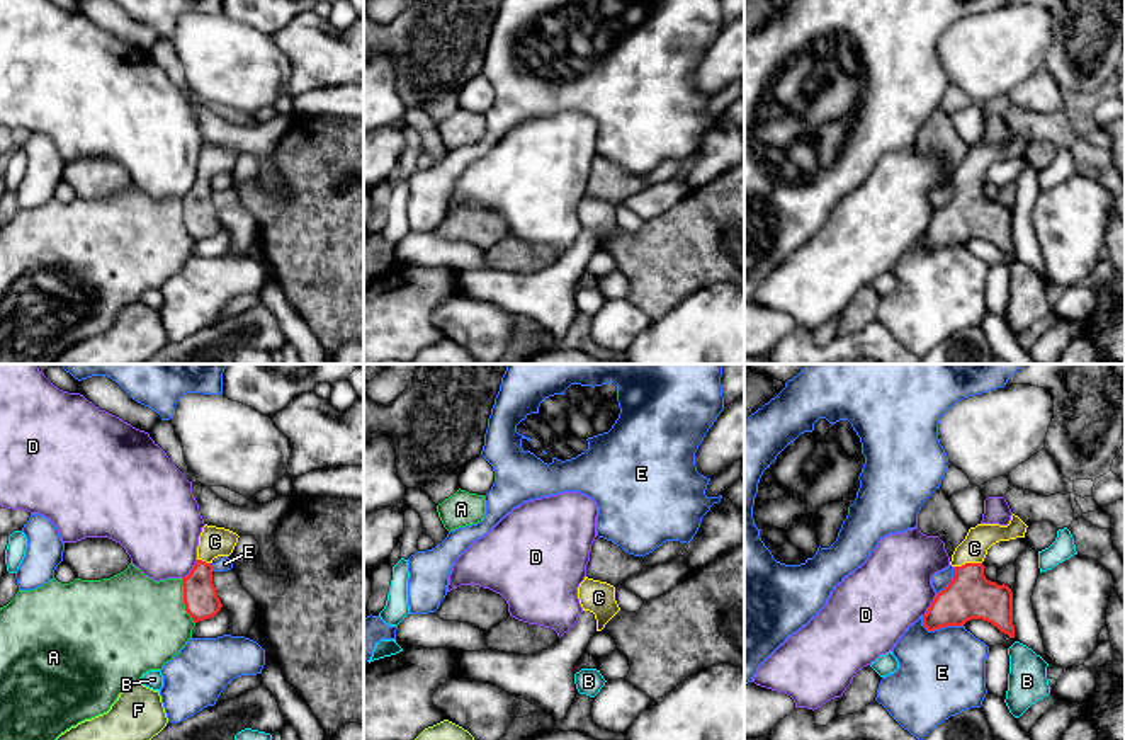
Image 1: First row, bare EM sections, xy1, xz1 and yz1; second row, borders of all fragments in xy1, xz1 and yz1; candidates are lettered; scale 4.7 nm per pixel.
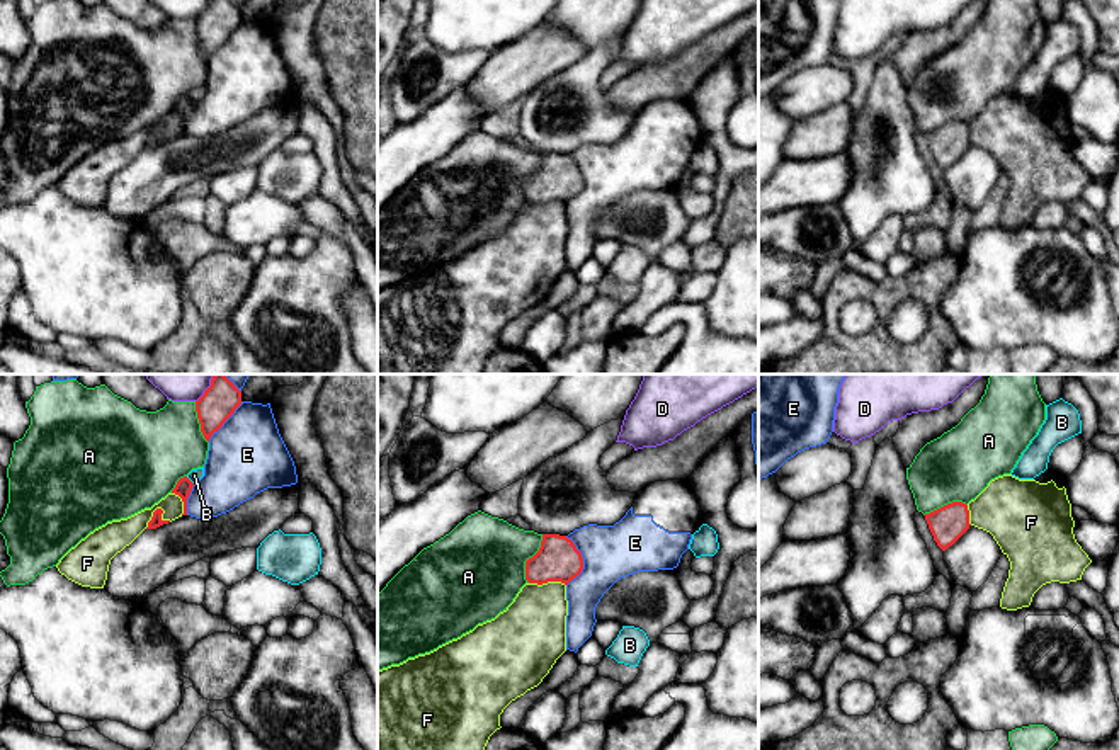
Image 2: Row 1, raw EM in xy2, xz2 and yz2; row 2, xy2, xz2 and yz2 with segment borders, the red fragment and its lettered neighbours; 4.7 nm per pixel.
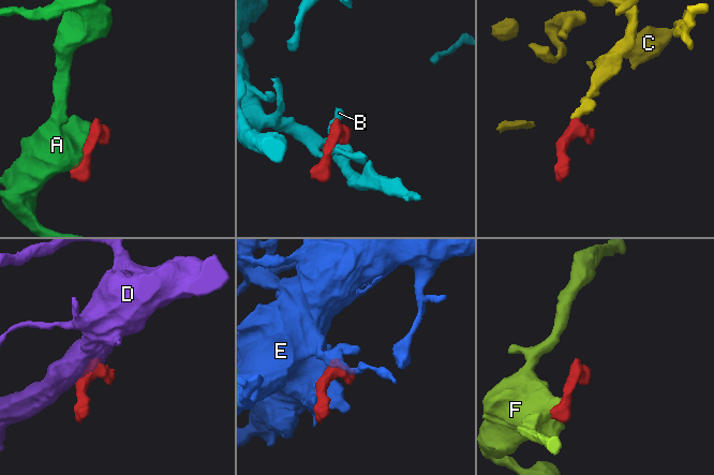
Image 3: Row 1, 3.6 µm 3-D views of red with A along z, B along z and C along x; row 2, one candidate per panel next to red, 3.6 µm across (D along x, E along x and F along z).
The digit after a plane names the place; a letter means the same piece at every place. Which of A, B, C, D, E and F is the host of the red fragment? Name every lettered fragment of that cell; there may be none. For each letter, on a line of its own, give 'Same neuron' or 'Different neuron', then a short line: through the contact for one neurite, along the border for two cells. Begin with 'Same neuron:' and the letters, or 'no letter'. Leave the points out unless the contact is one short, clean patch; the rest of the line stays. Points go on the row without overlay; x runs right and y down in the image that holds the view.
Same neuron: C
A: Different neuron
B: Different neuron
C: Same neuron. Line: yz1 (969, 215), (967, 182), (974, 167)
D: Different neuron
E: Different neuron
F: Different neuron. Line: xy2 (170, 140), (165, 140), (162, 130), (157, 128), (145, 147)

